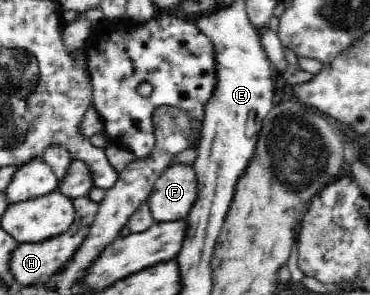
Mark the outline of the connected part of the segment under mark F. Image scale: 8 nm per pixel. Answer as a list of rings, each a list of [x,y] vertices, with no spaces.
[[[171,164],[156,178],[146,203],[155,222],[179,220],[187,218],[197,192],[192,165]]]

